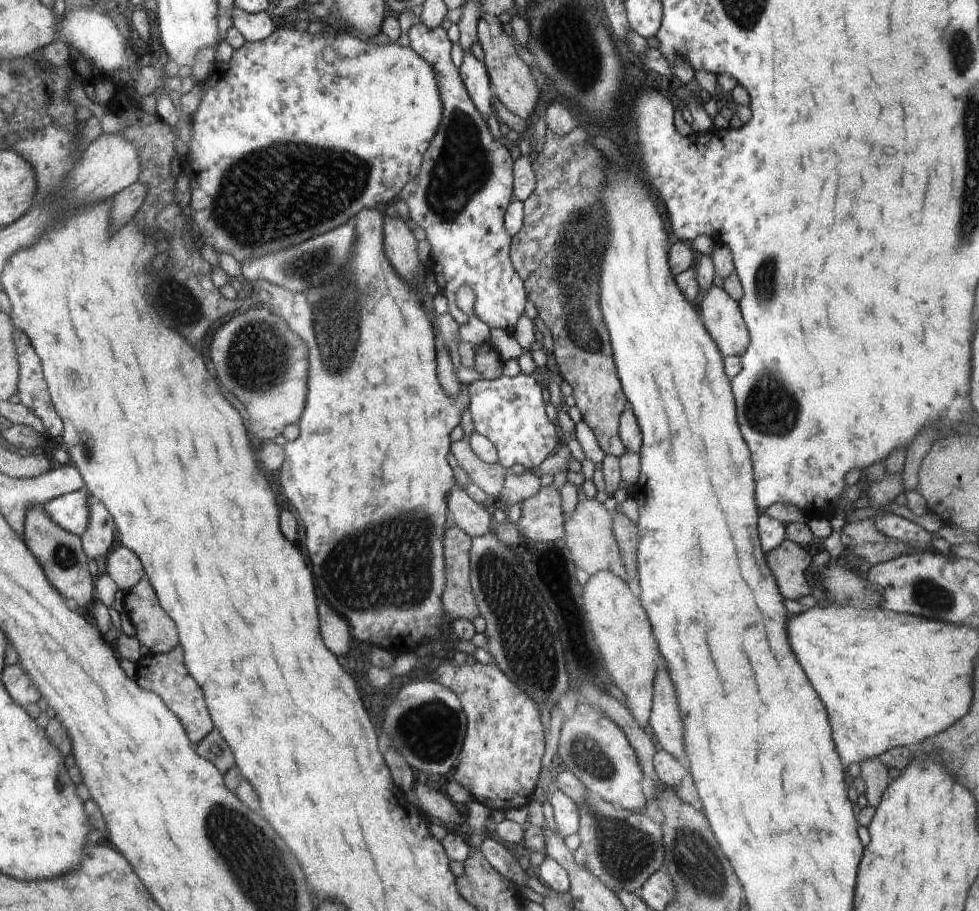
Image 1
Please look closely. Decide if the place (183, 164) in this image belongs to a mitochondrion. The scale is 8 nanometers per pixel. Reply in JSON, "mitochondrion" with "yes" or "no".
{"mitochondrion":"no"}

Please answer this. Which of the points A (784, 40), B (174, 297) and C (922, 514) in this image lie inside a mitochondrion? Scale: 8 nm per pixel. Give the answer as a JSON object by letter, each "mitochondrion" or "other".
{"A":"other","B":"mitochondrion","C":"other"}

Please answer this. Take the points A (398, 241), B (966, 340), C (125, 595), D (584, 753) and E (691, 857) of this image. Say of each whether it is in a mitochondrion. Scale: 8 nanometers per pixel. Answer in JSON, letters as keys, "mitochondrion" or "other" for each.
{"A":"other","B":"other","C":"other","D":"mitochondrion","E":"mitochondrion"}

